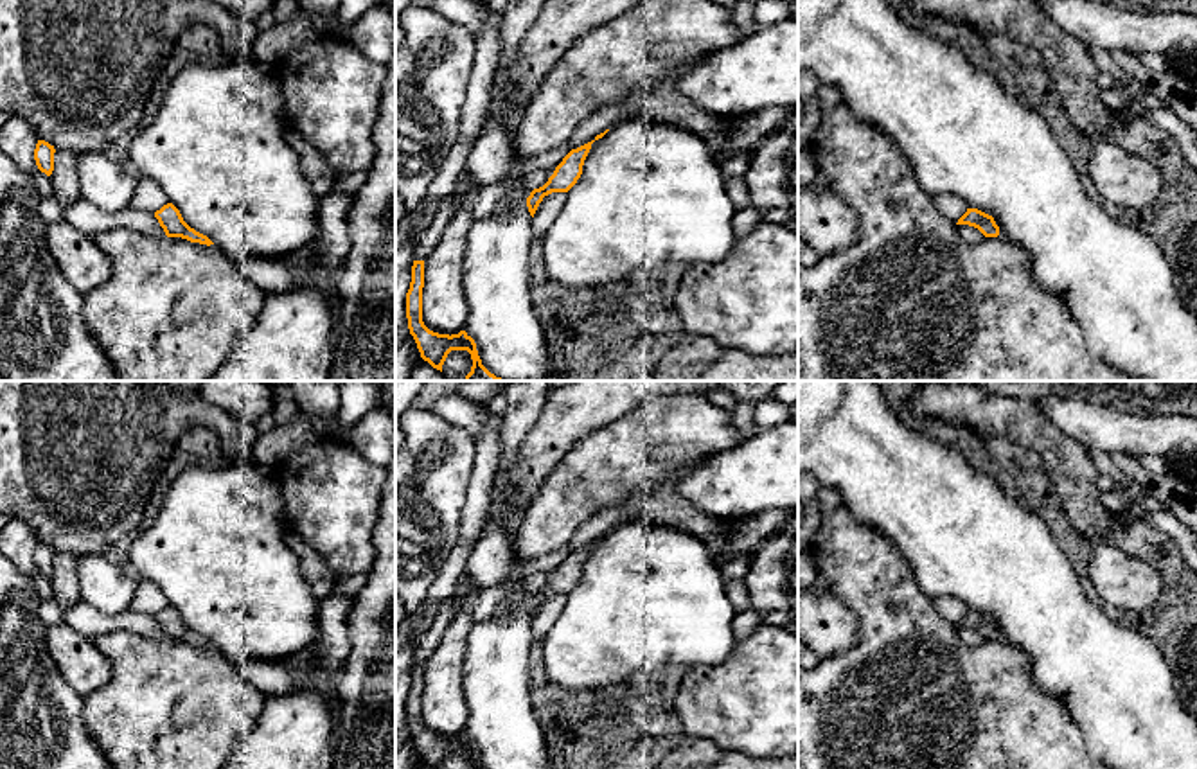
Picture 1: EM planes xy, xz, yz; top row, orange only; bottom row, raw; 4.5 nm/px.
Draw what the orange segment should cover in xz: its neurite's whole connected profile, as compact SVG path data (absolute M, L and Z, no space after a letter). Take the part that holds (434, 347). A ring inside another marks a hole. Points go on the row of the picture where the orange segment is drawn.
M413 261L412 282L406 293L406 318L410 334L417 343L421 358L428 361L433 368L442 372L442 365L451 350L467 350L471 354L473 367L471 372L466 376L466 381L512 381L496 377L482 365L476 343L466 331L449 336L433 332L424 325L422 287L424 287L424 261Z

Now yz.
M967 208L967 212L958 219L956 225L974 226L985 237L998 237L999 235L999 226L996 225L994 217L978 210L978 208Z

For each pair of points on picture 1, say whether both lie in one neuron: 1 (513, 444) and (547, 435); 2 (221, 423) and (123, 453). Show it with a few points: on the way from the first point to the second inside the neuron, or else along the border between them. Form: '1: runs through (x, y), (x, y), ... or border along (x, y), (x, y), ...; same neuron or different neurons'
1: border along (543, 403), (520, 448), (518, 462), (504, 478); different neurons
2: runs through (196, 415), (160, 415), (148, 428); same neuron

